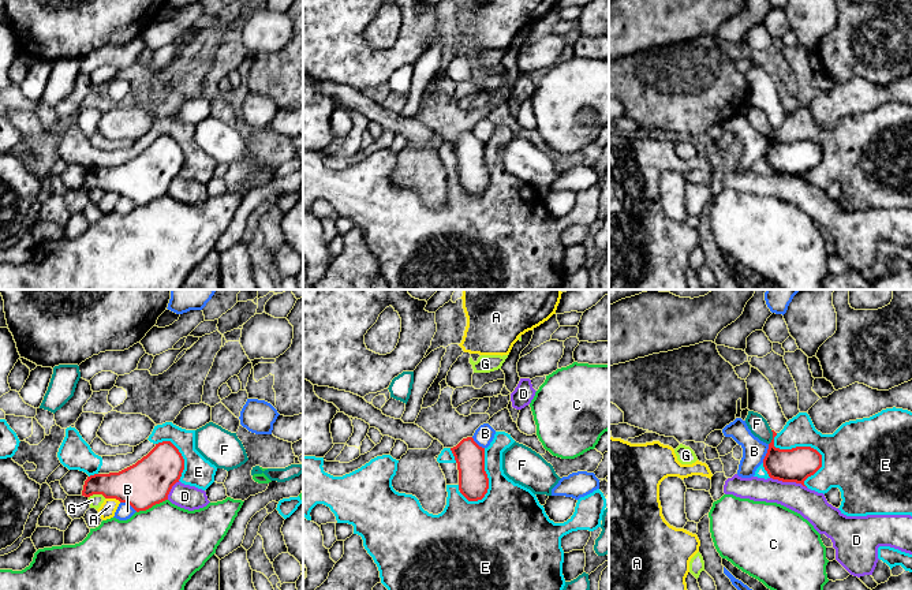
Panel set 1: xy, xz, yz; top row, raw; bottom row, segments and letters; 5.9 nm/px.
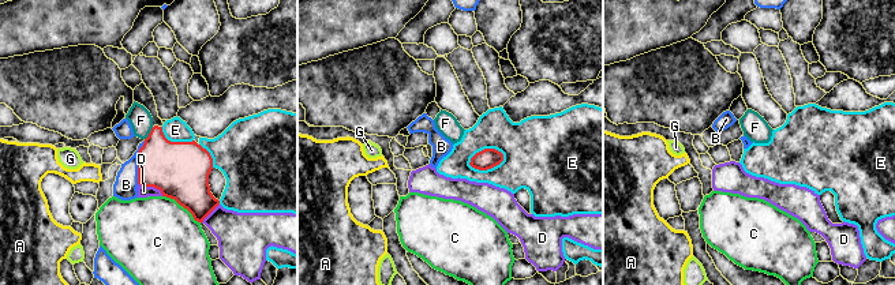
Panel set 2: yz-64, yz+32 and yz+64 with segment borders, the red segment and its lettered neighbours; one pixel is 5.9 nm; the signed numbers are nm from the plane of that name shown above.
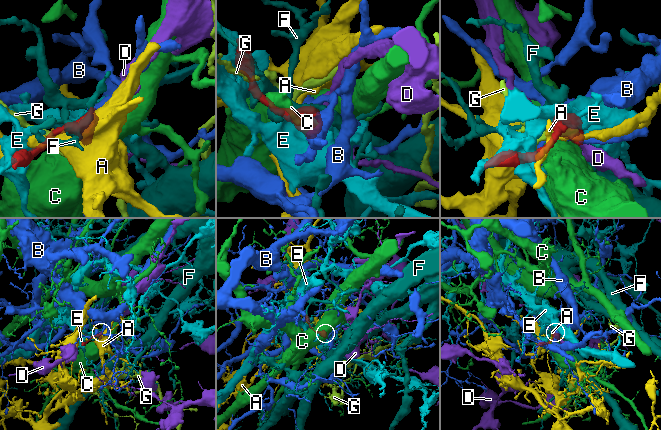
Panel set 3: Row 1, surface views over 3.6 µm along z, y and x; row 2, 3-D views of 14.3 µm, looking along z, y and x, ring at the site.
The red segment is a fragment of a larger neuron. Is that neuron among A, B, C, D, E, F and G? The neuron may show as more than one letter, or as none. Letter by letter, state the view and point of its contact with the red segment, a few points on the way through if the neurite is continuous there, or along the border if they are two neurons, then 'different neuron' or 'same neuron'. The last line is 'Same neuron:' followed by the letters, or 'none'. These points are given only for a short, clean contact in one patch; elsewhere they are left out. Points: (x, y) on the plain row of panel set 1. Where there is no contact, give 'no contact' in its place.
A: contact xy (114, 191); border xy (105, 191), (114, 191), (120, 195); different neuron
B: contact yz (766, 148); different neuron
C: contact xy (152, 200); border xy (167, 193), (137, 206); different neuron
D: contact yz (788, 175); different neuron
E: contact yz (808, 141); different neuron
F: contact yz (773, 131); border yz (772, 124), (772, 135), (769, 138); different neuron
G: contact xy (97, 187); border xy (89, 190), (103, 189), (105, 191); different neuron
Same neuron: none

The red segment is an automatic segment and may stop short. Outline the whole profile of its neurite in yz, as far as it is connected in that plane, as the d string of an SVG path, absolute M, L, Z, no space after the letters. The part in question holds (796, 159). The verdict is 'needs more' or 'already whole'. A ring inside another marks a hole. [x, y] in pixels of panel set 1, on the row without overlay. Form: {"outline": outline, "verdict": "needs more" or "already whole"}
{"outline": "M752 60L745 76L748 104L760 108L773 126L773 134L763 153L765 164L773 173L806 180L804 175L822 161L822 149L811 141L775 142L774 131L788 116L778 97L777 87L769 74Z", "verdict": "needs more"}

